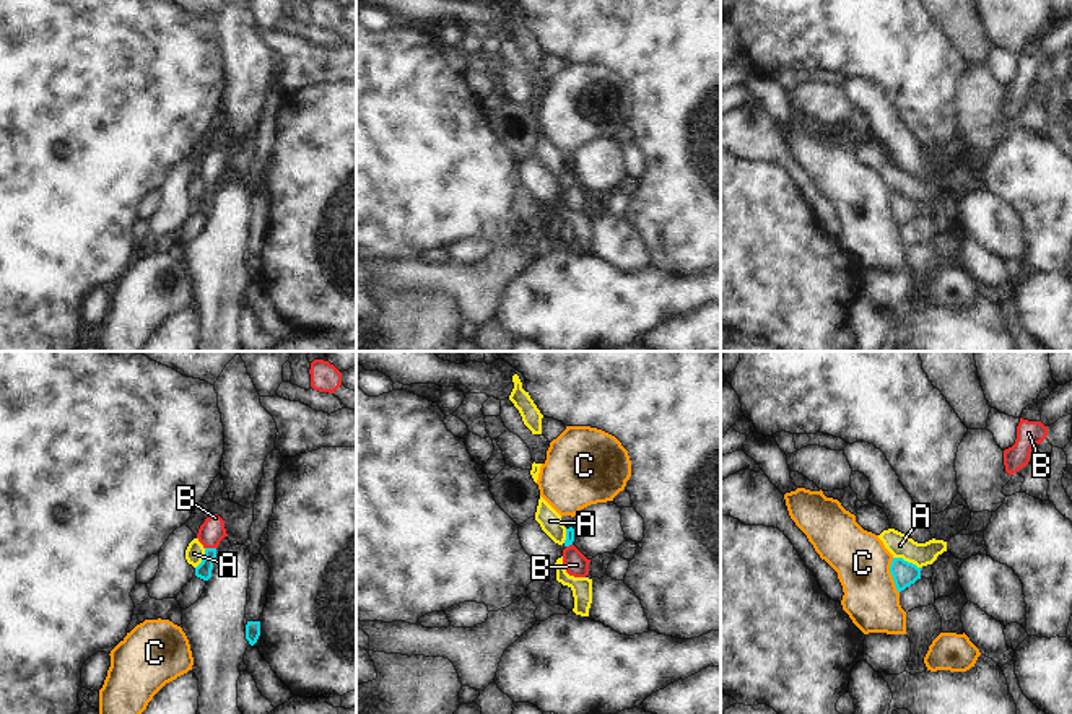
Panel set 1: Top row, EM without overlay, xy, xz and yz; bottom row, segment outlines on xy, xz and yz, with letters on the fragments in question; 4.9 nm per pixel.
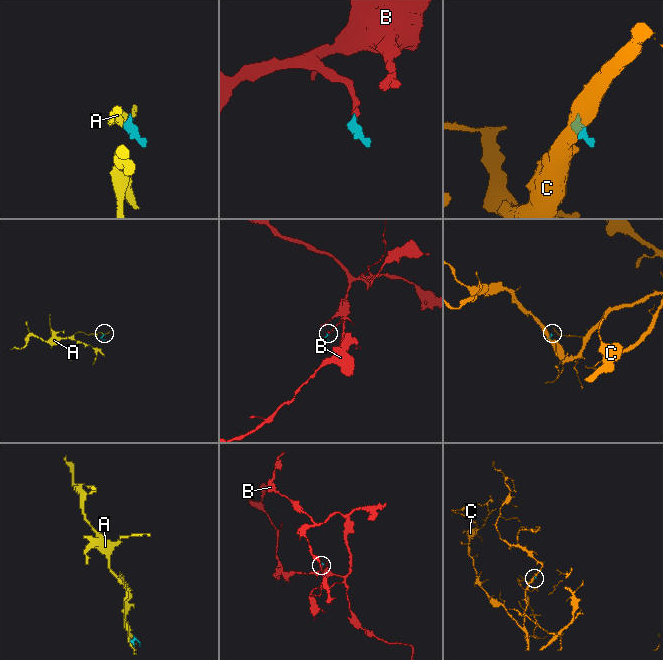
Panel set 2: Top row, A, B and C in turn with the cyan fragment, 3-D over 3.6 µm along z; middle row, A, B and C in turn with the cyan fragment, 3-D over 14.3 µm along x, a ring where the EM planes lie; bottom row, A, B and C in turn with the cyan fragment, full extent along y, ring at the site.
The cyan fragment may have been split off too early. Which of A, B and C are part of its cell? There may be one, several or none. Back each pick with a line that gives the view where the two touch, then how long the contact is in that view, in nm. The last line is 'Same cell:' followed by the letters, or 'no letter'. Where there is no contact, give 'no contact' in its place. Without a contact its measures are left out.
B: contact in xy; length 60 nm
Same cell: B

